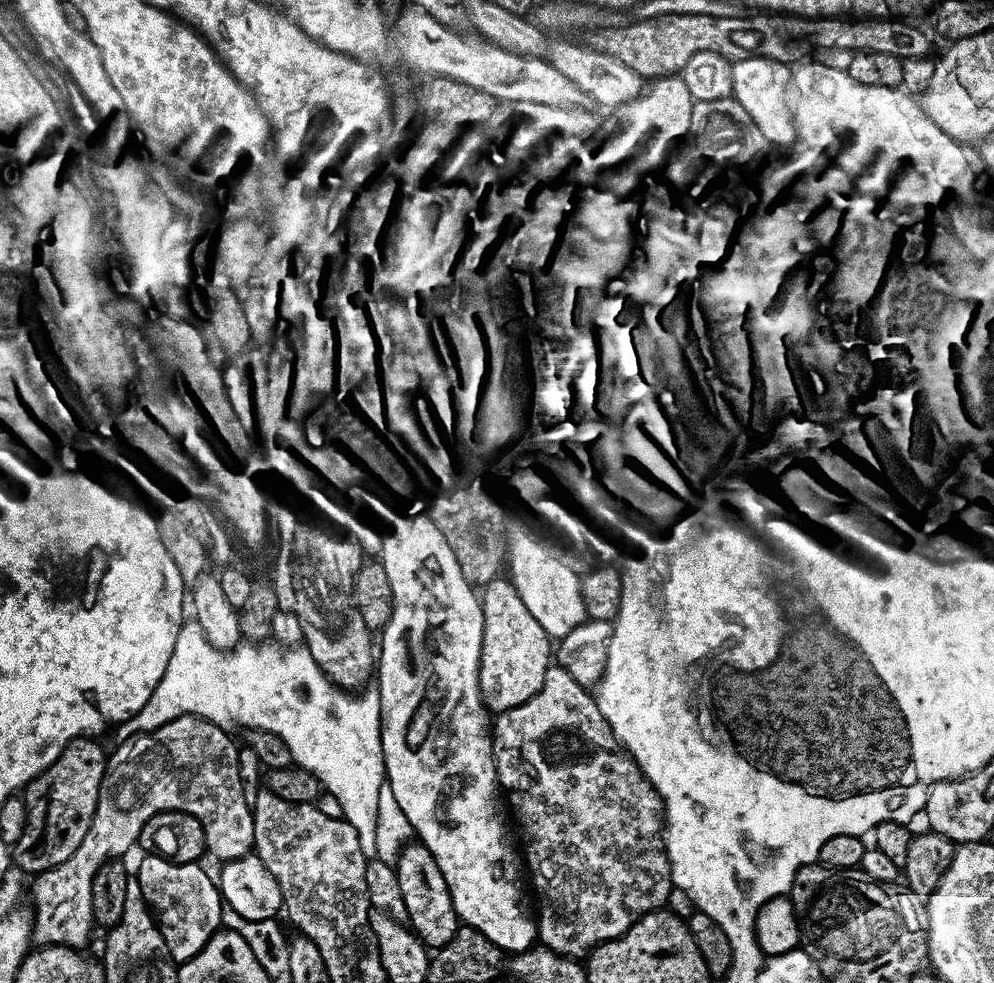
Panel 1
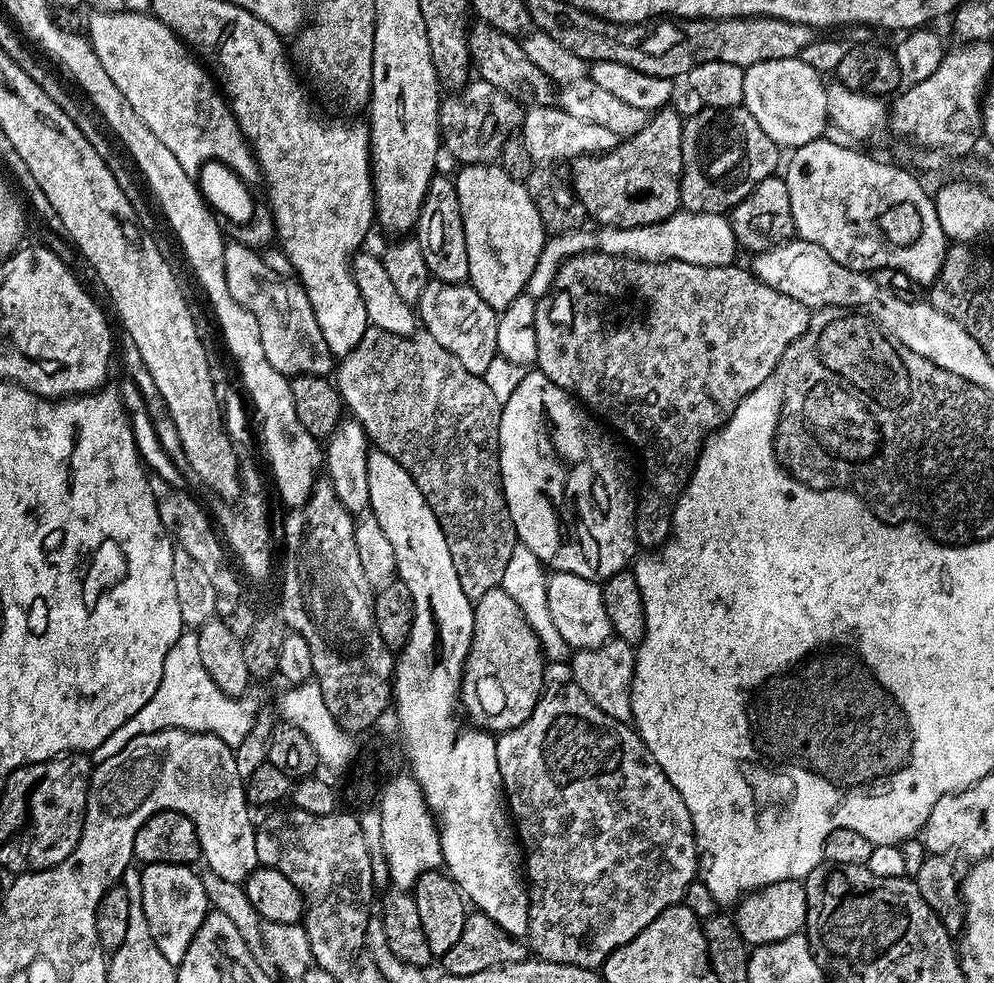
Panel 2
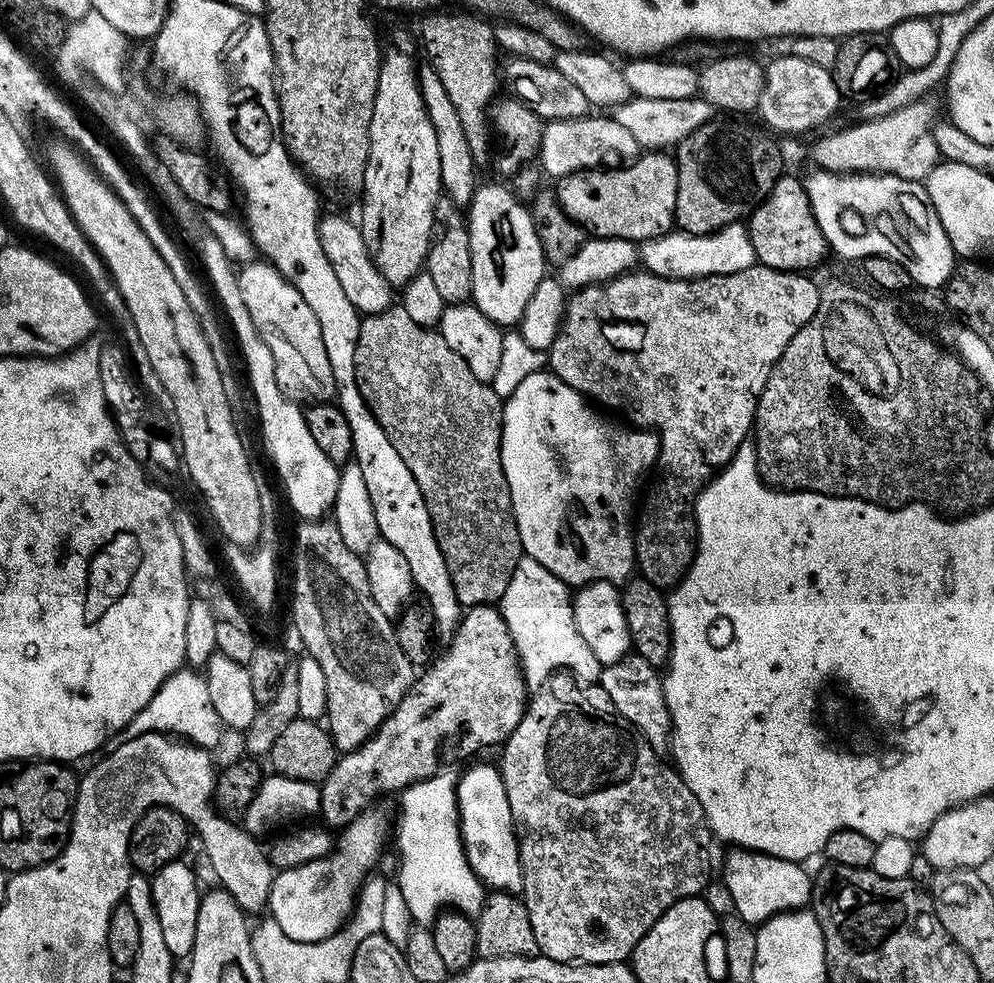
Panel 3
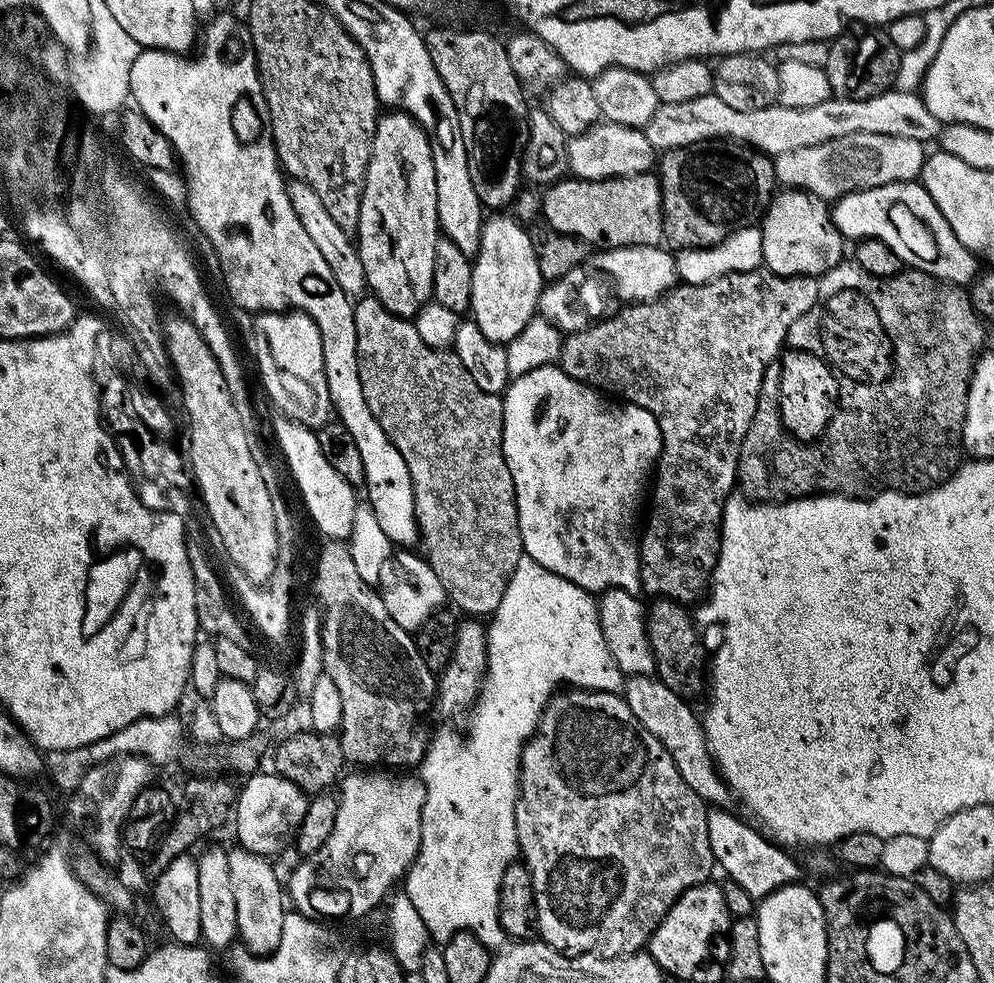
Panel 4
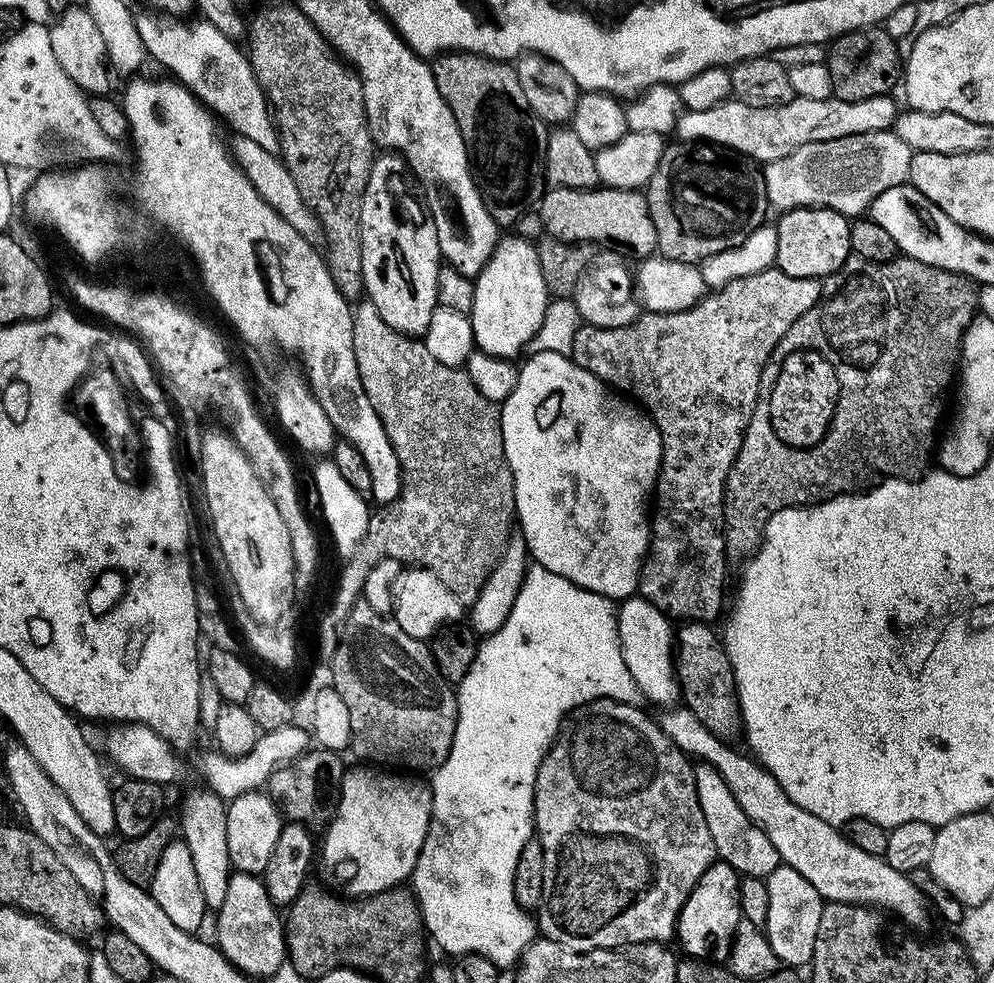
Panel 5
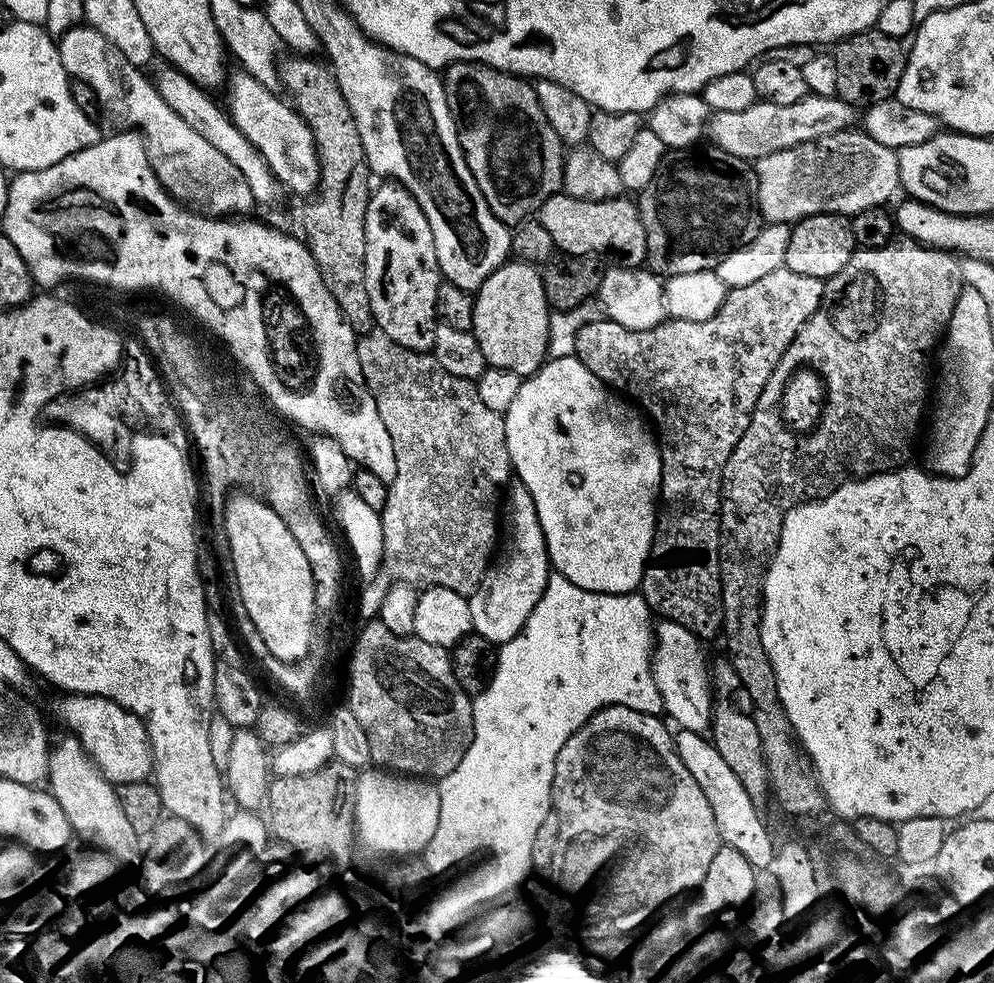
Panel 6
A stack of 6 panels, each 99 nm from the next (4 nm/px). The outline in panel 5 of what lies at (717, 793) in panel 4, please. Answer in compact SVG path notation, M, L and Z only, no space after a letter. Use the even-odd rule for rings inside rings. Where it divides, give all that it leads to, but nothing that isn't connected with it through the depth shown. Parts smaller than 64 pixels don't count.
M672 706L661 712L664 713L658 716L658 723L663 732L670 738L670 742L679 746L684 751L685 756L709 764L711 768L718 770L718 774L722 774L726 786L730 786L730 792L734 794L734 798L738 798L738 806L742 806L744 813L762 829L766 838L770 838L774 850L778 850L781 861L794 870L798 870L798 874L802 874L802 878L806 878L806 882L810 882L810 886L814 886L814 890L818 890L818 894L824 901L883 906L885 909L897 908L904 916L911 914L911 900L917 899L918 896L916 888L907 882L888 884L891 880L900 880L902 873L894 870L894 866L887 864L883 856L871 856L866 854L864 850L858 850L852 842L844 837L844 833L839 827L827 824L822 818L810 814L810 810L802 810L802 806L795 804L784 793L779 782L765 771L759 762L743 751L741 751L742 753L735 752L731 743L710 734L710 730L706 730L706 726L702 726L702 722L698 722L698 718L694 718L694 714L689 708Z

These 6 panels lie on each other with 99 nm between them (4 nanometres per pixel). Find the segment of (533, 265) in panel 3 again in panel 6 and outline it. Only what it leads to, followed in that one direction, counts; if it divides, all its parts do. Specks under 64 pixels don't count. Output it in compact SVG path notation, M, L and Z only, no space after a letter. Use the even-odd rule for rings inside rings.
M506 262L486 278L475 297L471 331L476 334L478 346L482 346L485 365L514 370L521 378L534 375L549 355L550 301L544 291L543 275L531 264Z

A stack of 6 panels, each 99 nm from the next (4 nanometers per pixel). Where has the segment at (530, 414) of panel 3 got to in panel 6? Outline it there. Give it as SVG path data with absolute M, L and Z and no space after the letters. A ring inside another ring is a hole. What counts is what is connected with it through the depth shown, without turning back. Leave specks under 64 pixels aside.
M576 356L545 359L544 365L534 375L521 379L518 395L510 410L503 414L506 426L506 446L515 477L530 490L534 498L534 510L538 510L538 522L542 522L542 534L546 538L549 565L555 575L564 576L574 586L598 594L626 594L636 592L642 582L644 567L648 565L648 555L652 553L652 539L656 533L658 501L660 499L660 479L662 478L662 457L660 446L649 421L642 415L635 403L617 394L597 376L590 374L586 366Z

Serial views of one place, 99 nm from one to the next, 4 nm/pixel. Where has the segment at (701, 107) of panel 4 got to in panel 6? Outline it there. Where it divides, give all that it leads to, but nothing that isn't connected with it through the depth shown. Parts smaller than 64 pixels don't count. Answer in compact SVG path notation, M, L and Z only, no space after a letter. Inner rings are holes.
M810 94L790 106L778 106L767 102L757 102L746 110L737 112L717 112L710 120L710 136L714 139L715 147L723 148L724 151L734 154L738 158L755 162L761 160L766 154L774 154L778 150L793 148L799 144L805 144L811 140L821 140L823 136L829 136L835 132L842 132L853 127L852 115L854 109L851 104L841 100L839 96L818 96Z

